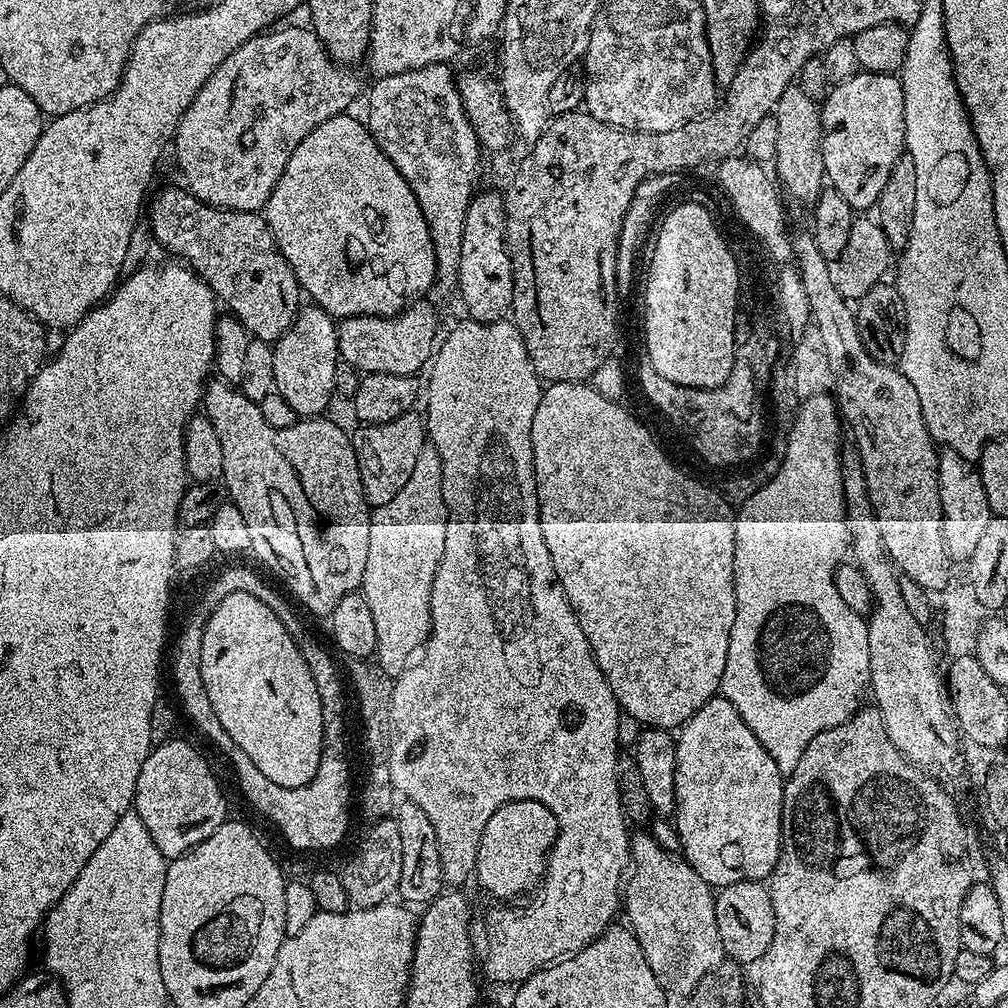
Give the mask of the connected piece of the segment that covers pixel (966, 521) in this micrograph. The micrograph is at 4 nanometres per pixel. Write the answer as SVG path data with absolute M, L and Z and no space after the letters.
M947 450L939 453L938 494L942 508L942 538L949 561L966 562L978 547L986 526L993 520L990 506L986 502L986 490L982 490L979 471L970 466L969 461L961 460L957 452Z

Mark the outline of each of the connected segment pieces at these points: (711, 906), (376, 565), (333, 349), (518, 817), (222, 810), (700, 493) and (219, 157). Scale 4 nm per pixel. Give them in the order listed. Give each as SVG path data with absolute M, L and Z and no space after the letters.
M644 832L631 837L630 868L636 873L627 877L622 888L622 912L628 915L627 927L635 934L638 946L642 946L642 954L646 954L646 962L650 962L650 970L654 970L654 978L658 978L664 991L673 997L687 998L710 970L726 960L722 938L718 934L714 889L711 884L702 882L679 855L671 856L654 837Z
M426 446L422 454L418 454L414 470L410 478L406 478L402 490L398 490L386 506L372 508L371 514L370 554L366 554L366 574L362 574L359 591L366 598L366 606L370 606L370 614L374 614L374 630L378 634L375 663L387 676L395 678L421 651L431 633L430 590L434 586L434 574L442 562L442 550L446 550L448 507L442 498L442 462L435 448Z
M304 306L274 344L275 391L280 392L290 406L294 406L297 417L319 417L323 413L320 411L334 400L334 374L340 355L336 325L337 321L326 310Z
M515 800L498 806L498 810L490 814L490 822L486 822L486 830L482 830L482 838L478 842L480 852L476 855L474 880L480 883L482 891L497 896L500 902L512 902L508 900L523 892L535 893L557 834L556 816L550 814L542 802Z
M176 739L157 743L146 762L142 762L134 801L134 811L138 818L142 818L146 830L150 830L154 846L158 846L166 858L186 854L210 838L210 834L214 834L214 830L218 830L230 816L228 800L207 758L194 745Z
M562 382L561 384L549 383L541 391L538 410L534 410L534 422L532 423L532 469L536 479L536 497L538 498L538 510L542 522L542 534L546 538L546 550L550 550L550 562L554 562L554 574L558 574L558 582L578 618L578 626L582 626L582 634L586 634L586 642L590 642L590 650L614 694L614 698L620 703L625 717L633 716L640 726L649 728L667 728L669 730L679 729L680 725L687 722L696 711L708 701L711 696L720 692L722 674L726 670L726 658L730 654L730 630L734 626L734 614L736 613L736 587L734 586L734 534L736 533L736 518L731 503L719 491L707 488L700 480L687 476L662 449L656 445L656 440L623 408L624 404L604 398L599 390L593 388L588 382Z
M294 26L280 27L265 31L250 38L242 46L238 46L238 50L234 50L234 54L230 54L230 58L226 58L226 62L222 62L222 66L218 66L214 74L210 74L210 78L202 86L202 90L198 90L194 102L190 102L186 114L182 114L178 122L174 137L176 164L184 175L183 183L188 191L204 204L215 208L229 208L235 212L260 212L278 182L276 172L260 174L260 170L256 172L256 170L238 168L242 166L246 156L236 150L236 144L226 142L224 138L232 122L228 116L226 98L232 92L232 84L238 78L234 76L236 74L234 68L242 66L242 62L246 62L248 56L262 56L262 50L268 50L272 46L276 48L286 48L288 44L294 46Z

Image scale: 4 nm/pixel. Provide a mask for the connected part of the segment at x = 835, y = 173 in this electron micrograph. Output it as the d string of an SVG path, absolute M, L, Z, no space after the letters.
M861 70L835 85L822 101L820 124L824 128L824 175L831 191L842 194L853 210L875 209L890 172L906 152L906 118L899 75Z

